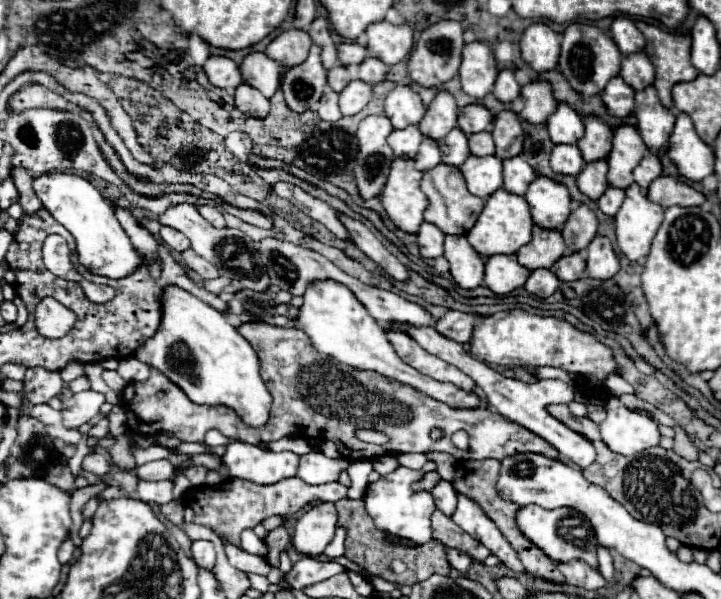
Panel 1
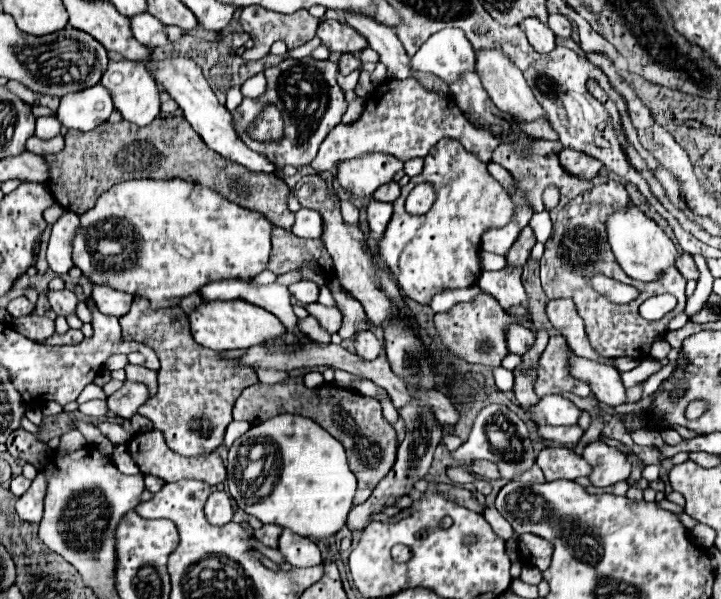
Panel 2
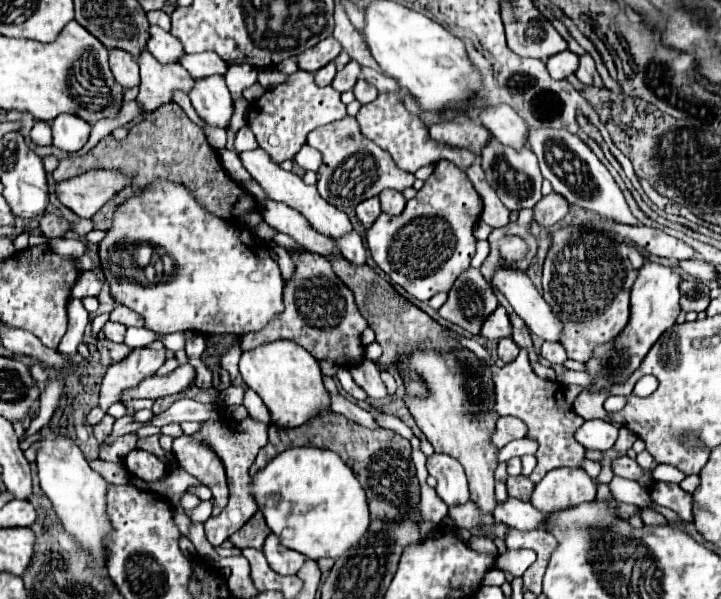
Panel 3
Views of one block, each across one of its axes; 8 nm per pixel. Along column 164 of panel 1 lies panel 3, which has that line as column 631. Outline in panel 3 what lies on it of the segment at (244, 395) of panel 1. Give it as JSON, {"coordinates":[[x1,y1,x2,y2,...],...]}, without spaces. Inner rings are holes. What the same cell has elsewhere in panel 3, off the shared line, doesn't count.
{"coordinates":[[654,262,642,266,634,282,634,288,630,290,630,324,626,324,622,336,616,336,614,340,600,344,592,352,592,358,586,362,586,374,592,376,592,384,586,386,586,390,600,392,614,384,624,384,630,378,630,374,640,366,646,352,654,346,662,332,676,324,676,316,680,312,678,284,680,276,672,268]]}

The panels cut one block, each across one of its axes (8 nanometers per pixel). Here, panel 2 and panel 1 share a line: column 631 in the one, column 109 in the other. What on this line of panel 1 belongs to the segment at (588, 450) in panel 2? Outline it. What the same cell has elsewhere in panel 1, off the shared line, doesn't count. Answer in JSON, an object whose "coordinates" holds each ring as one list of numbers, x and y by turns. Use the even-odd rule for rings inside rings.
{"coordinates":[[88,454,82,460,82,470,102,476,102,474,110,472,110,462,108,462,108,458,104,454]]}

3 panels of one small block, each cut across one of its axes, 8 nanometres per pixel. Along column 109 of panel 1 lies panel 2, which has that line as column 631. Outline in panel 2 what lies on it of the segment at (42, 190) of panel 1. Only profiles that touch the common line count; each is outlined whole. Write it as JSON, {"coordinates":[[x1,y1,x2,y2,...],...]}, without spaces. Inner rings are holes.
{"coordinates":[[632,202,626,208,610,214,610,218,606,220,606,236,616,256,616,262,630,278,640,282,656,280,666,268,674,266,678,256,674,242,664,234,664,230,654,220,650,220,644,212,640,212]]}

